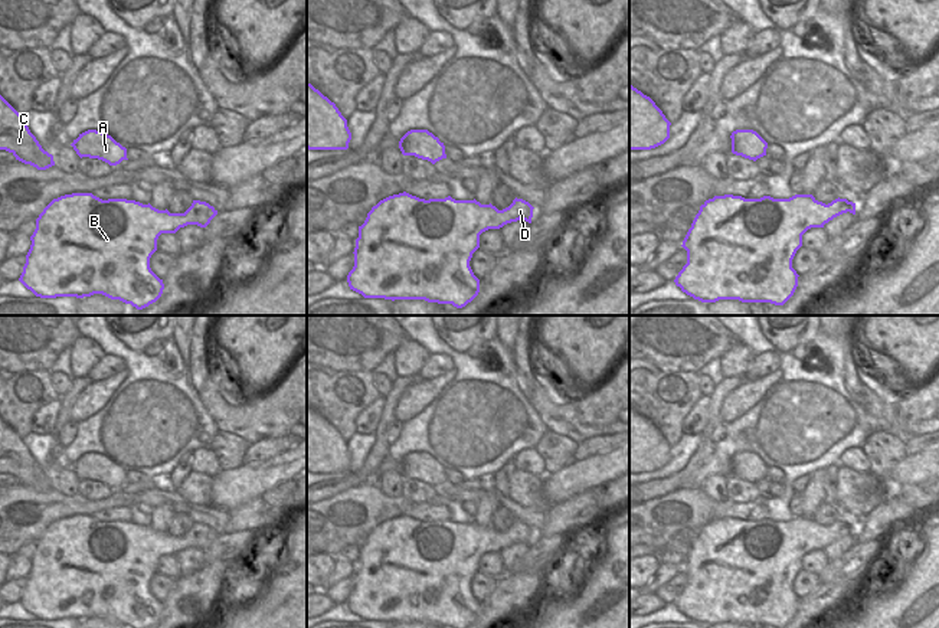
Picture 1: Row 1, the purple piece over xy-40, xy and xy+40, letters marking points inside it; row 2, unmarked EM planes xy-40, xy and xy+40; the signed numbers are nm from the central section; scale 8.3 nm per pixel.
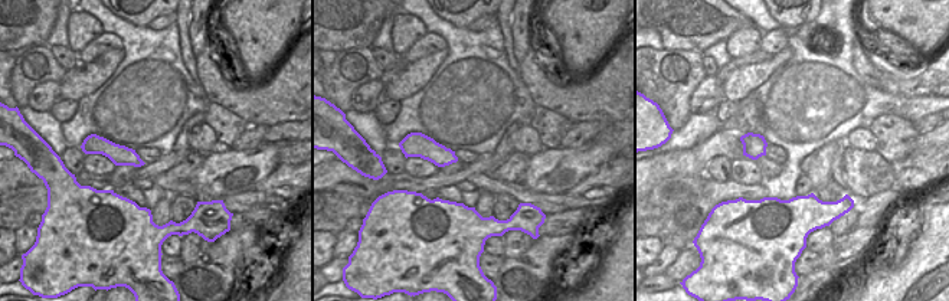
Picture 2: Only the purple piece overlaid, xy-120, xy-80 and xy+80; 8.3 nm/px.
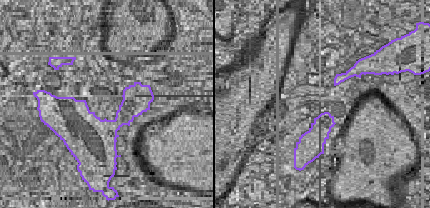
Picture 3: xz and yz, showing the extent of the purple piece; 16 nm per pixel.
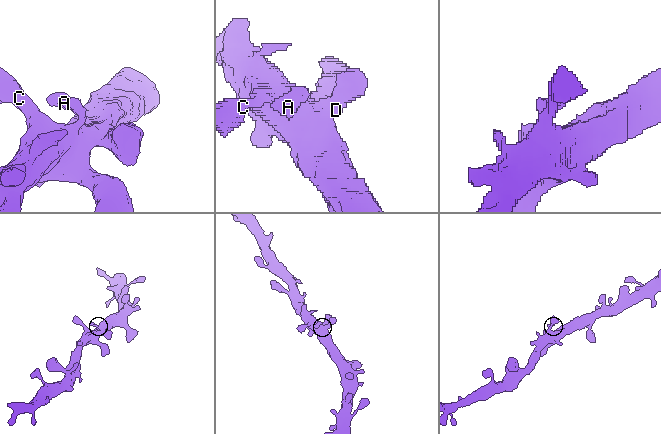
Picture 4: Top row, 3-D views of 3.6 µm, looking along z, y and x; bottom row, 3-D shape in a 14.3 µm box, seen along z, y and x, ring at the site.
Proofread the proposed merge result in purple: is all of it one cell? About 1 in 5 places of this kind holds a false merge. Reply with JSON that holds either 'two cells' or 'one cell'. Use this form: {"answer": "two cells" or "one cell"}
{"answer": "one cell"}

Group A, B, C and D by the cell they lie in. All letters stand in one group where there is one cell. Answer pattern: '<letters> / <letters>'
A B C D

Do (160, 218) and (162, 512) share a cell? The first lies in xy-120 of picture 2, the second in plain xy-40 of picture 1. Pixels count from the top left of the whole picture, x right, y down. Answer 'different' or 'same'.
same

